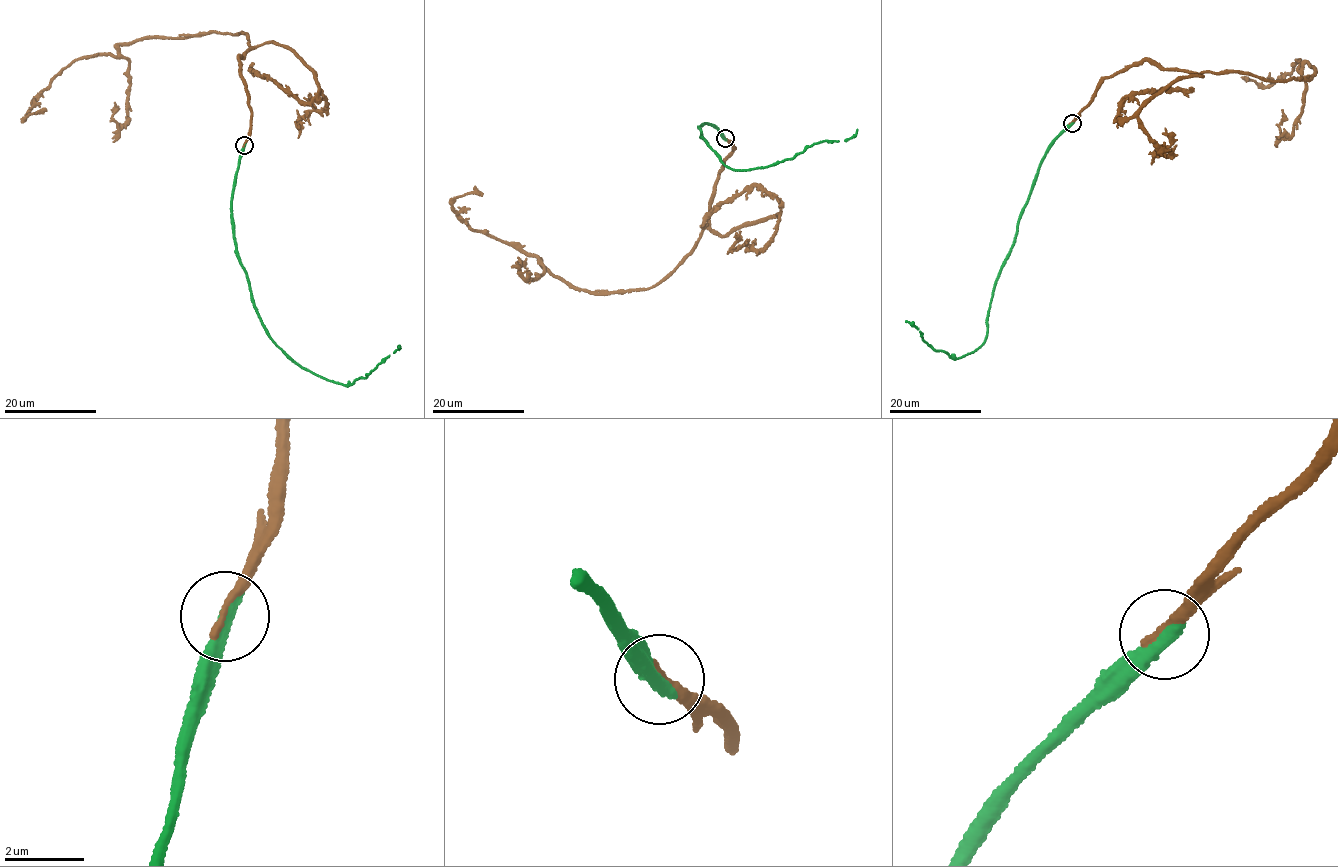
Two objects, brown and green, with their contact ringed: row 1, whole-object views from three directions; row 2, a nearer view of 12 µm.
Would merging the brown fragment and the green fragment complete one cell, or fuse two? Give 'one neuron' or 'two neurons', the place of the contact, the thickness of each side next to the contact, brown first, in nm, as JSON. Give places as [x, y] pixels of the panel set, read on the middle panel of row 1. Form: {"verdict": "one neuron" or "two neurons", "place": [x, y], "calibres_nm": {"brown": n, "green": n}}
{"verdict": "one neuron", "place": [725, 138], "calibres_nm": {"brown": 240, "green": 420}}

